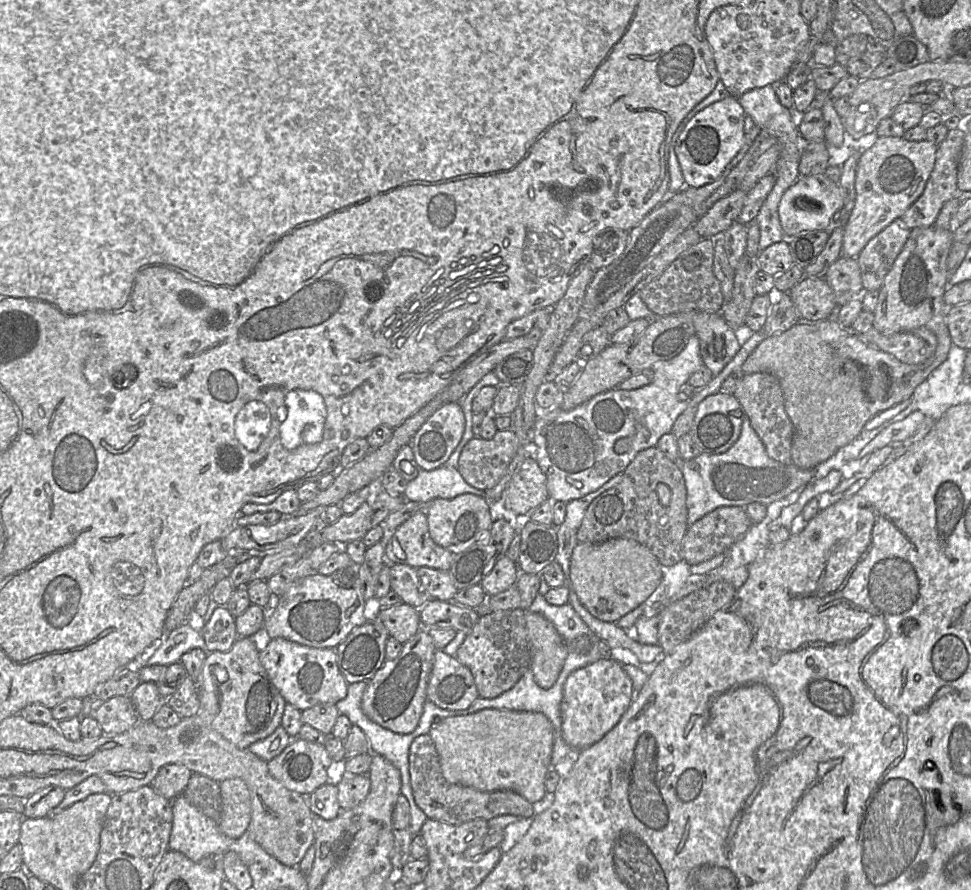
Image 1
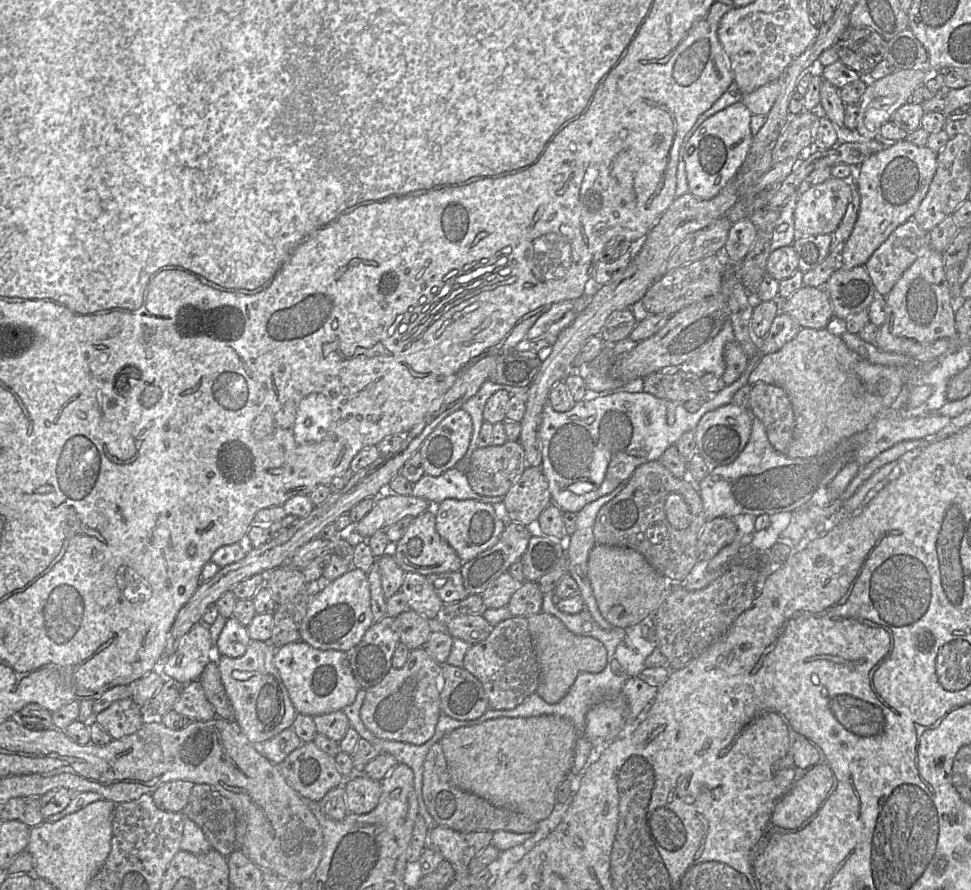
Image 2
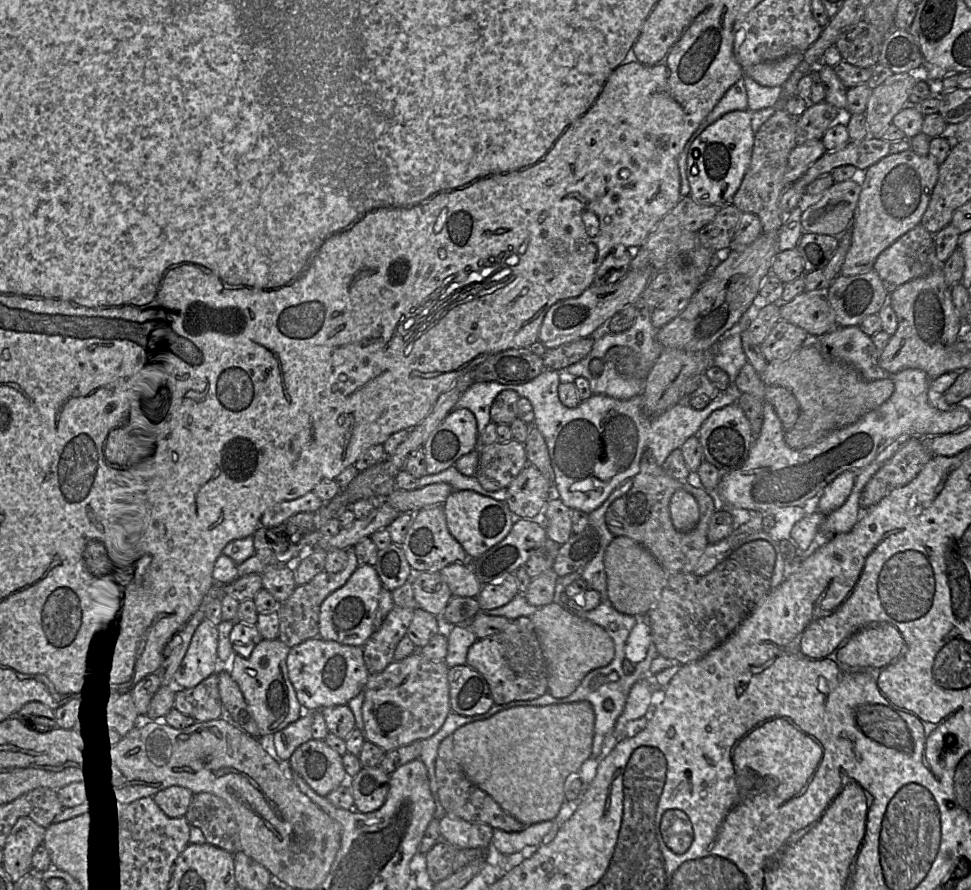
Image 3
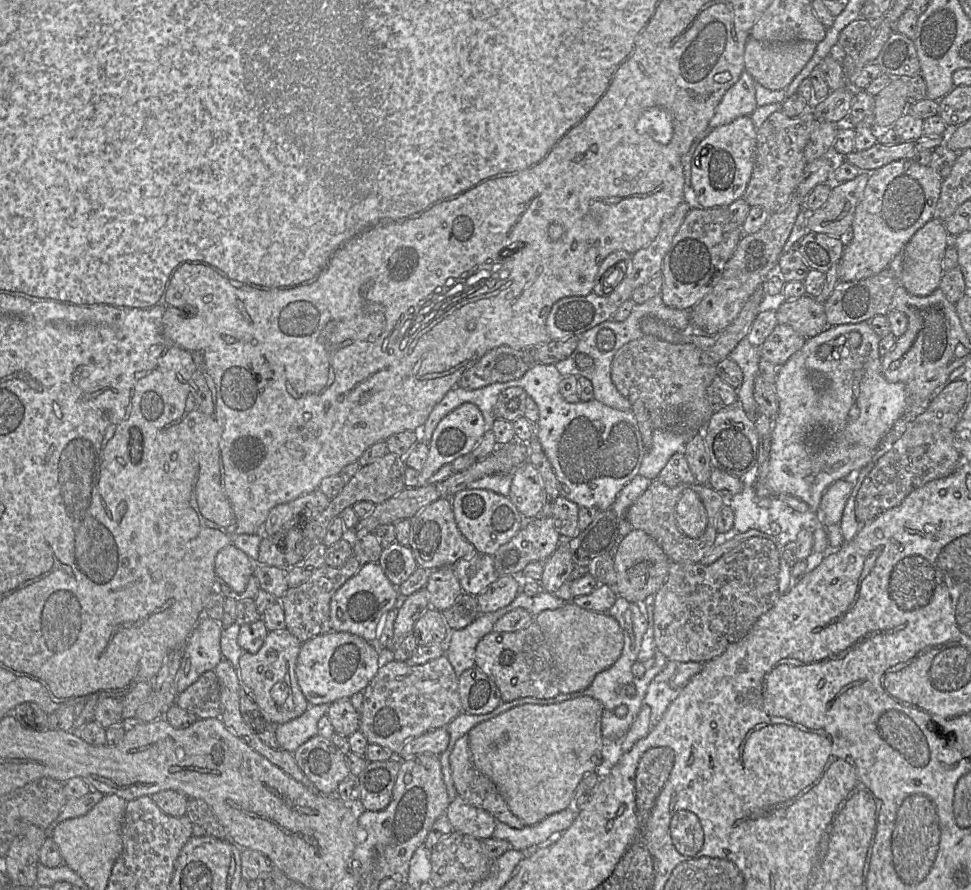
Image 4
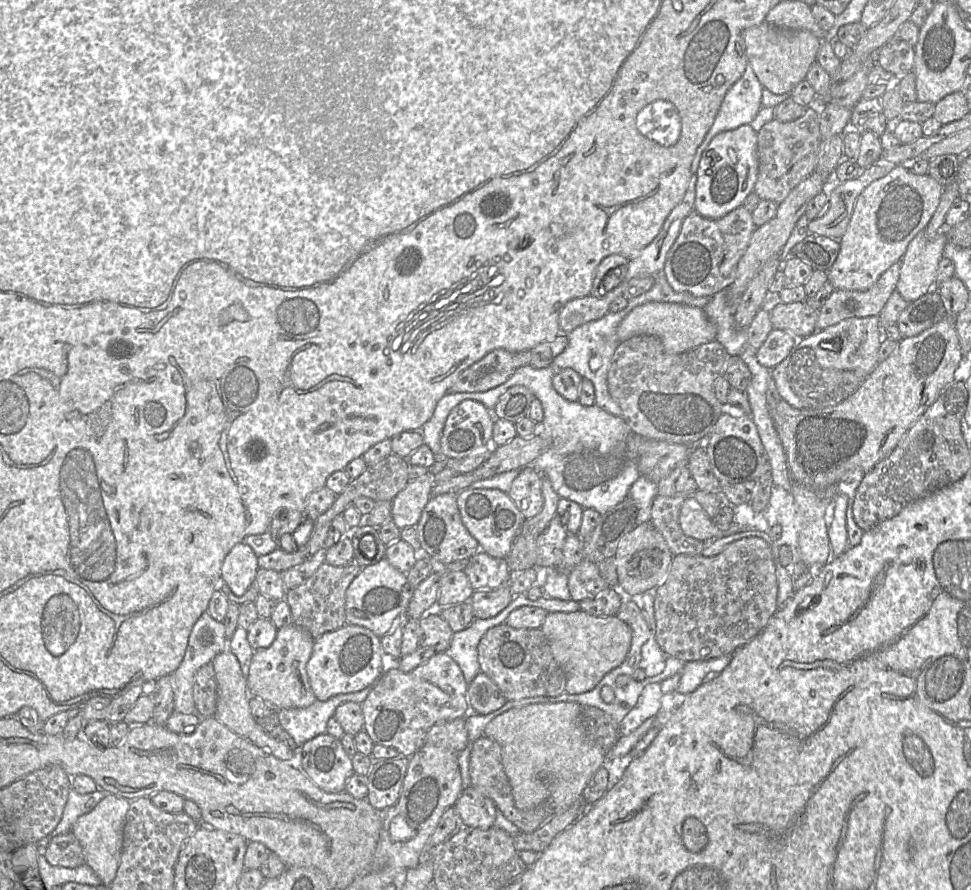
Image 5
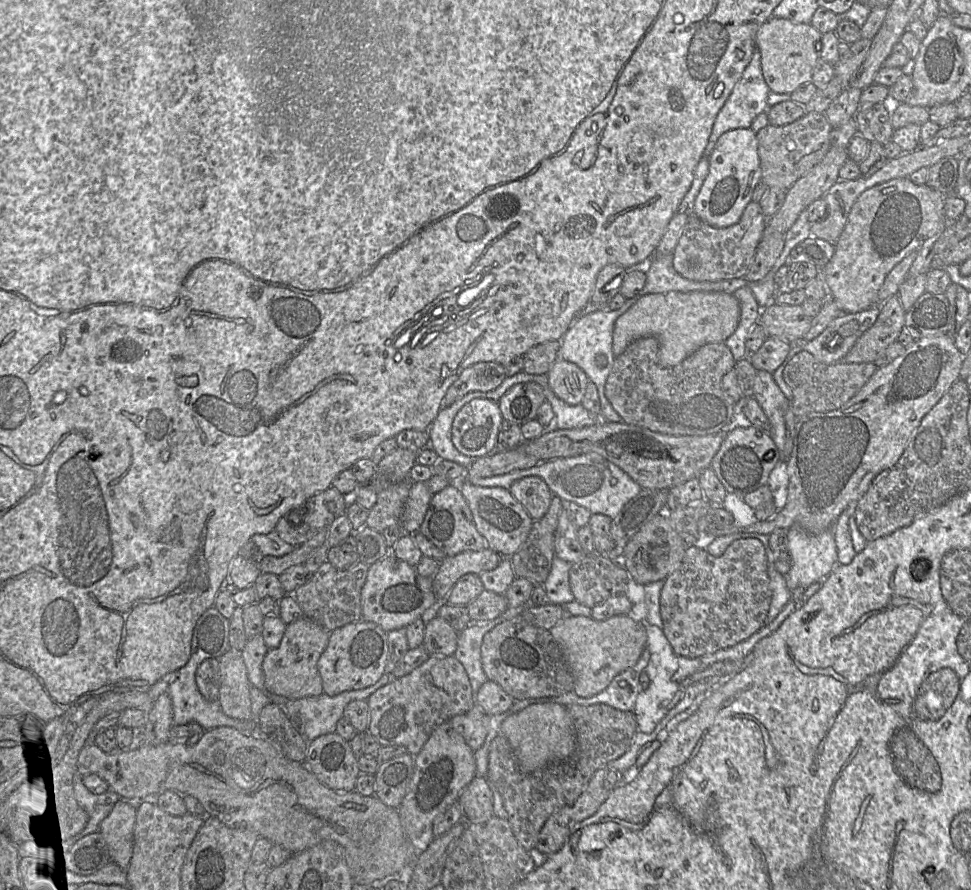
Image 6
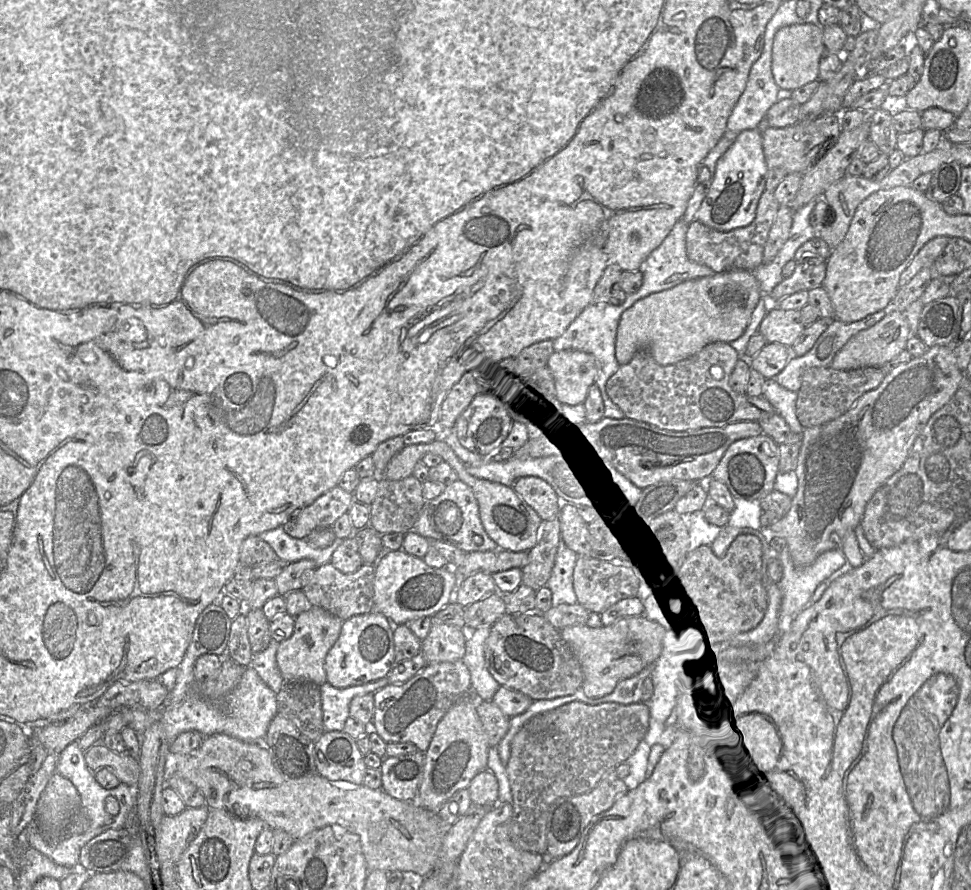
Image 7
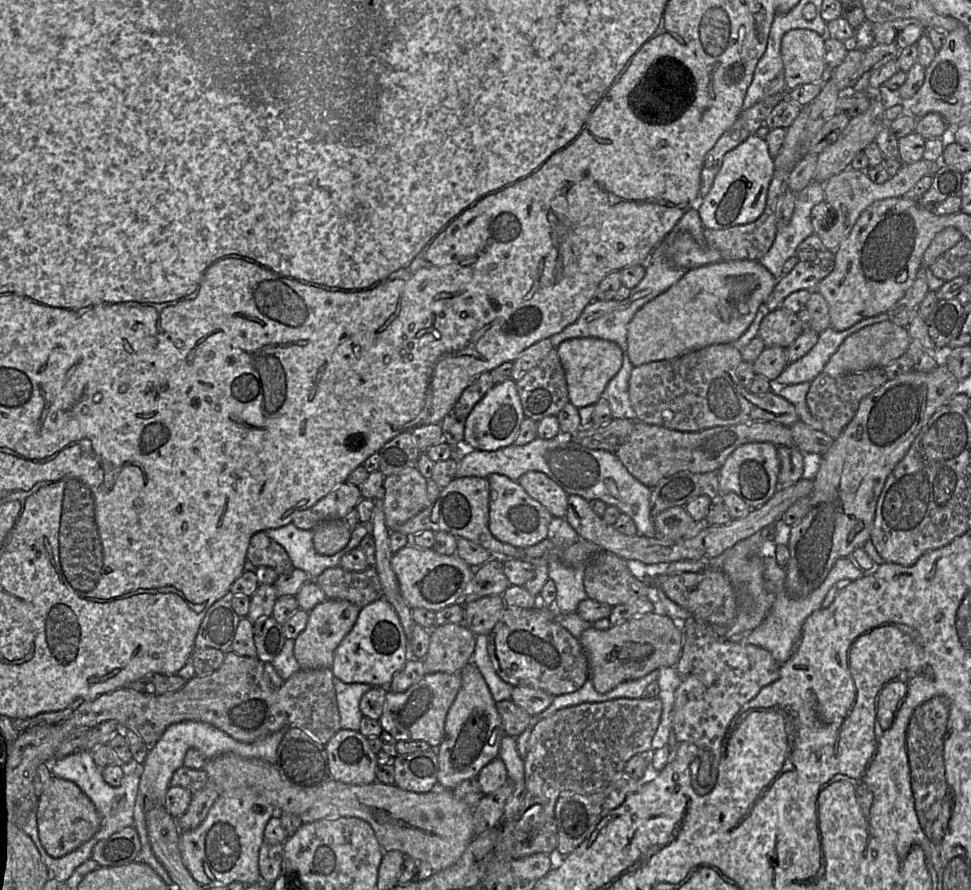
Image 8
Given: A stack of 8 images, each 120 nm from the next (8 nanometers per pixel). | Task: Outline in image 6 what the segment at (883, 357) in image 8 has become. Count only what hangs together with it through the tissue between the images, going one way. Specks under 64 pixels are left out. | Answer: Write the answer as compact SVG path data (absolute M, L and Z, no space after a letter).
M893 295L880 305L876 322L855 342L844 357L845 363L874 363L904 329L905 310L898 295Z

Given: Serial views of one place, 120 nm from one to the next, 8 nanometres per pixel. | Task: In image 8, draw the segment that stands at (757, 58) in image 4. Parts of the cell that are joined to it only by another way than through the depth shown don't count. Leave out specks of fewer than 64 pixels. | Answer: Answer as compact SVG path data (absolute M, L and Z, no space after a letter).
M793 29L781 41L784 78L788 90L799 85L821 83L825 63L825 40L813 30Z

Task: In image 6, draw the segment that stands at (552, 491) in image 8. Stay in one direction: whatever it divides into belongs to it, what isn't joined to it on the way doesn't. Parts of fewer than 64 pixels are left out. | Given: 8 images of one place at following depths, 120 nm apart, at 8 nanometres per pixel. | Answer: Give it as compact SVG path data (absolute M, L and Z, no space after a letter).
M525 477L514 482L509 490L533 521L540 520L548 512L553 493L543 479Z

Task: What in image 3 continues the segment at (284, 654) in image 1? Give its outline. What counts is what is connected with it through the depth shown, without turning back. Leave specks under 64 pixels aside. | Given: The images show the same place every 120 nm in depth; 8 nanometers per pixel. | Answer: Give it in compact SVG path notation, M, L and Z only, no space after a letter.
M318 636L291 647L286 665L297 700L306 712L347 704L364 691L370 676L363 660L362 647L340 644Z

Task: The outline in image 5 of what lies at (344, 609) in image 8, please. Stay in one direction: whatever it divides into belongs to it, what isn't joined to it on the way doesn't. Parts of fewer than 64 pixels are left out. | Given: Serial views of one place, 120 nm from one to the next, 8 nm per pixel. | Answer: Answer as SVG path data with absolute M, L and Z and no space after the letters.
M288 625L277 630L276 637L267 648L253 652L246 684L249 694L275 709L304 708L315 702L306 664L312 654L315 639L304 629Z

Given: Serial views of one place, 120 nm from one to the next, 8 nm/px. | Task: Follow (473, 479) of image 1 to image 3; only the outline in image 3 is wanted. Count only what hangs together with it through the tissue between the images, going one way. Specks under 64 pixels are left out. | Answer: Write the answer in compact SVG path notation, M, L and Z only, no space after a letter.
M514 439L484 448L479 454L475 477L487 491L508 488L523 468L528 466L524 444Z

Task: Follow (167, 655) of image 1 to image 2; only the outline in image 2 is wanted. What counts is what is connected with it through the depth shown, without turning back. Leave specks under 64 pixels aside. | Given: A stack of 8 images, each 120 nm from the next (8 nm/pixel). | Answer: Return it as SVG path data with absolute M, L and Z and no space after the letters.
M199 621L180 638L172 654L165 654L159 670L165 677L184 684L198 680L210 661L217 663L218 649L212 644L209 625Z

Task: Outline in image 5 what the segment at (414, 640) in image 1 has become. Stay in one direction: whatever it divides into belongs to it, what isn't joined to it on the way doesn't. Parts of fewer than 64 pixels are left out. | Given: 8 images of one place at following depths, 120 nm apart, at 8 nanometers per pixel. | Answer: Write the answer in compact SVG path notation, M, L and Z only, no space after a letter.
M446 652L435 653L425 663L410 672L401 671L396 661L399 660L388 660L388 667L374 683L368 696L361 704L364 718L363 731L375 744L394 747L401 756L411 757L423 747L431 727L437 723L464 718L469 713L468 683L458 664Z

